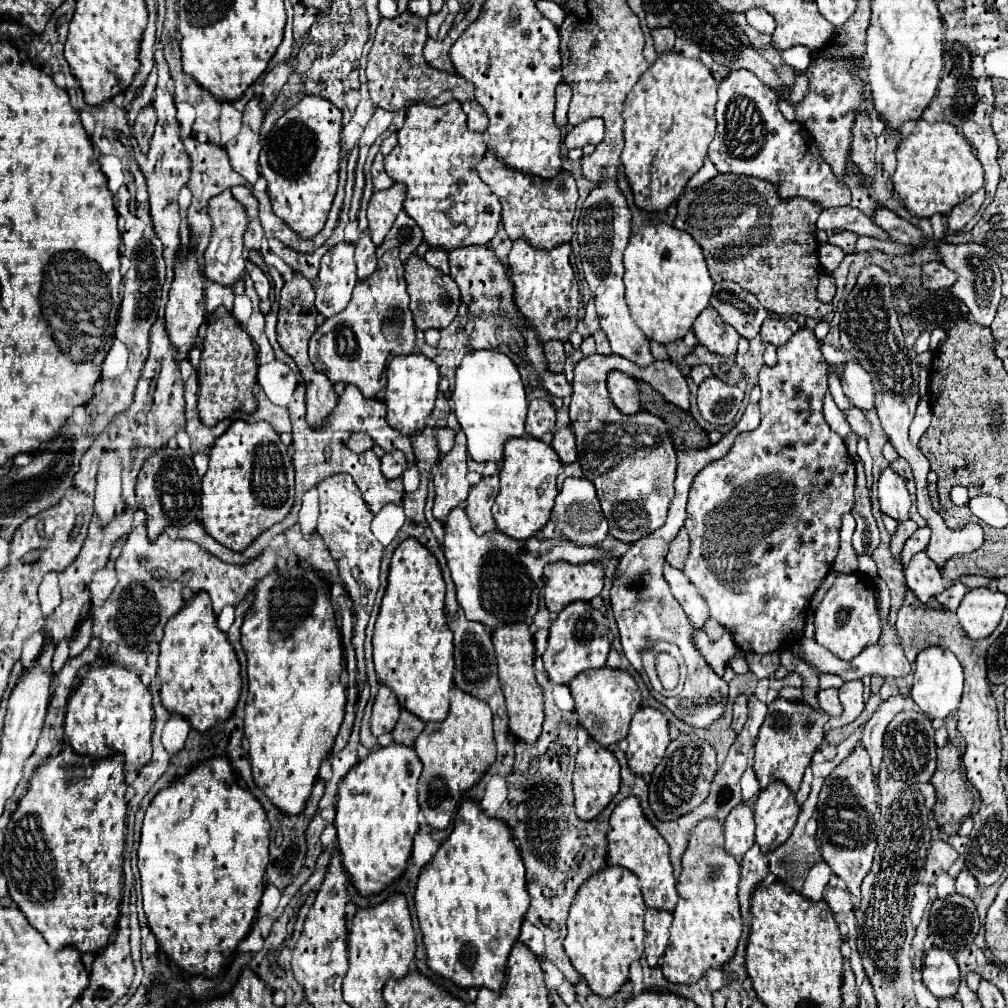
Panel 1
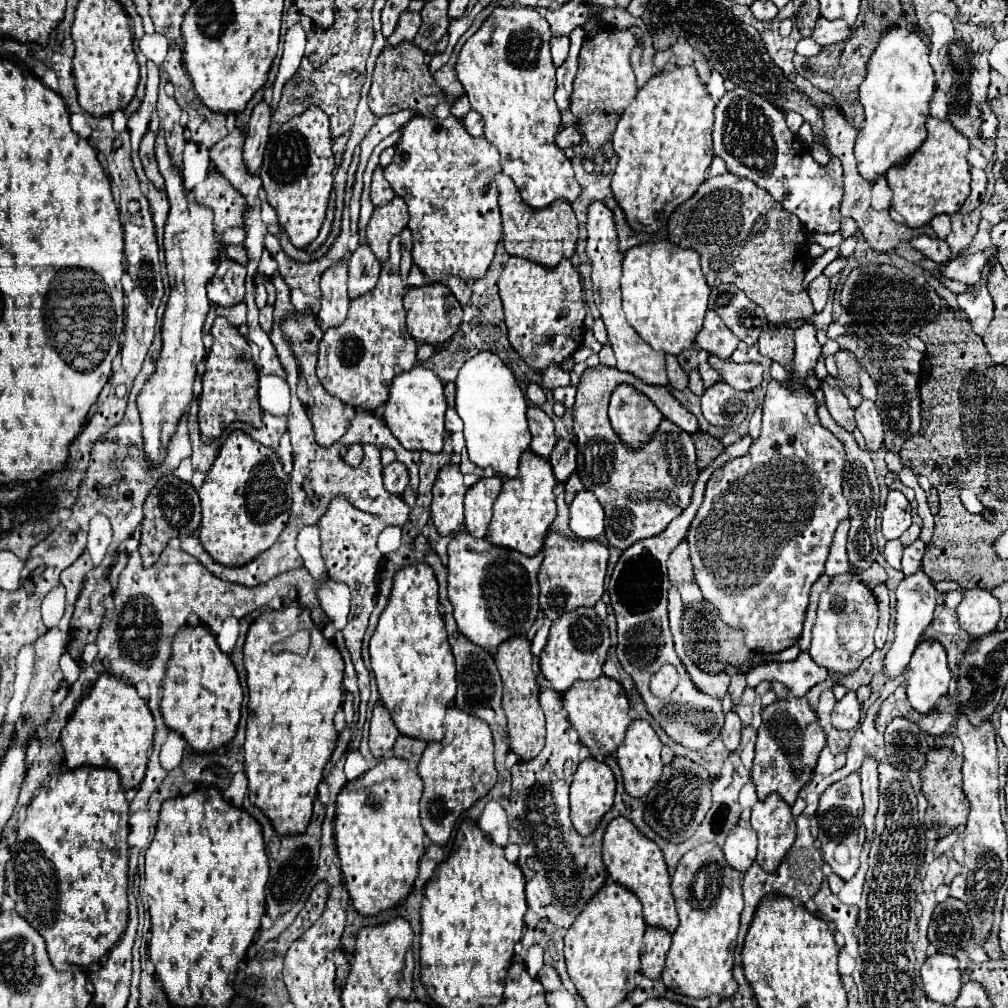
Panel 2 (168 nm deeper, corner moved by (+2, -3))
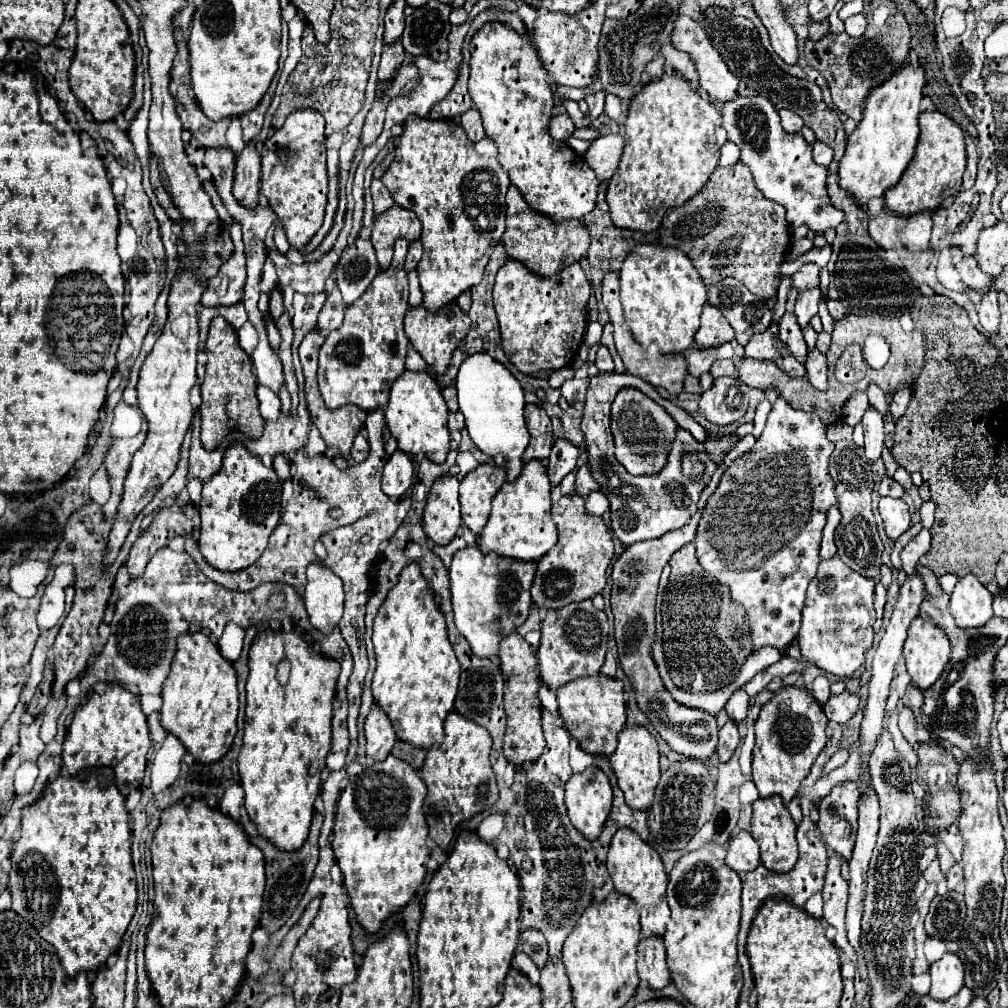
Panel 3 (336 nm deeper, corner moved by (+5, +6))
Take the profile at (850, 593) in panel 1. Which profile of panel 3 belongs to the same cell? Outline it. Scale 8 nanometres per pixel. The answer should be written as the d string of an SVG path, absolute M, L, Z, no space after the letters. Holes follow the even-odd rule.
M840 557L822 561L818 575L810 581L802 609L802 627L798 633L802 657L826 673L852 677L864 665L864 655L872 647L872 625L876 621L874 585L874 579L852 571Z

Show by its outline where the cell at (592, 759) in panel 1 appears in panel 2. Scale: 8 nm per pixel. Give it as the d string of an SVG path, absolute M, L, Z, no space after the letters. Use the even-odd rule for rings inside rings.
M587 758L579 764L571 784L571 820L581 836L589 836L611 810L615 778L605 762Z

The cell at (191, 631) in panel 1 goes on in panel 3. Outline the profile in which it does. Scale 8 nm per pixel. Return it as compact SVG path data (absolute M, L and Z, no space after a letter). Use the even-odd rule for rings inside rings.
M202 631L180 635L170 675L162 687L162 727L168 733L174 733L194 759L214 763L232 747L236 735L236 715L238 689L234 665L220 655L218 645L202 635Z

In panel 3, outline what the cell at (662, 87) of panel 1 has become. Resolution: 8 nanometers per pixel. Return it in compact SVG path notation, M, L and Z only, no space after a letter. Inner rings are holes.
M664 73L660 79L652 79L646 83L640 93L634 95L628 115L624 121L624 151L620 157L620 165L616 175L608 181L606 201L610 207L612 223L616 227L636 229L636 231L654 231L660 225L660 219L668 209L674 209L694 197L698 189L708 181L712 169L718 165L720 147L726 143L726 131L720 125L720 111L714 103L702 99L696 89L692 89L690 81L680 73ZM654 207L658 211L654 221L648 221L648 209Z

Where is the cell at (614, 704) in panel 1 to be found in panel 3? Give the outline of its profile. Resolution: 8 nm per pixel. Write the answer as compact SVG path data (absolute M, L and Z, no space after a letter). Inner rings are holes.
M598 673L592 677L580 677L558 687L556 695L564 725L568 727L570 735L578 739L580 747L588 753L612 755L616 751L616 737L626 725L626 701L622 681Z

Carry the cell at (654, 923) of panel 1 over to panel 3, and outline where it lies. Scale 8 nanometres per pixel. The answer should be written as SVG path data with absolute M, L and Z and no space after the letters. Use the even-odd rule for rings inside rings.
M660 935L646 937L638 943L638 975L652 989L662 989L670 981L666 951Z

